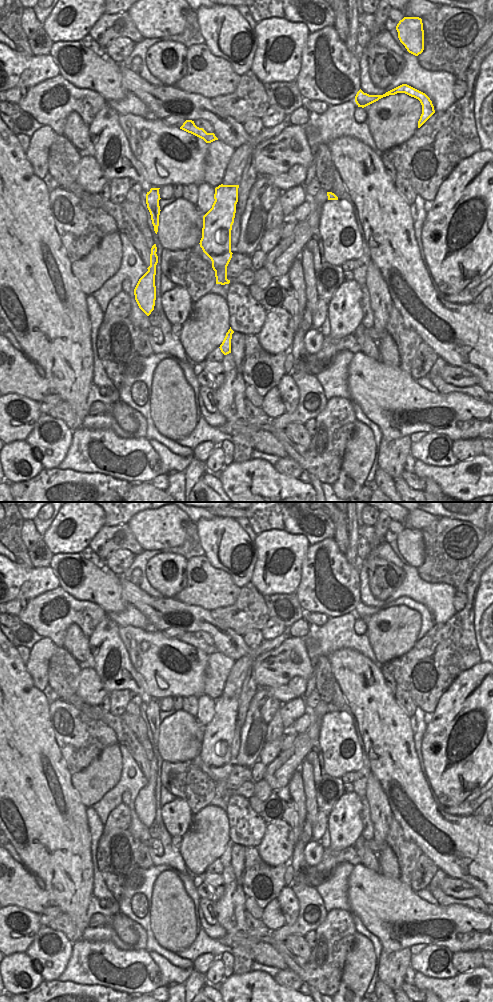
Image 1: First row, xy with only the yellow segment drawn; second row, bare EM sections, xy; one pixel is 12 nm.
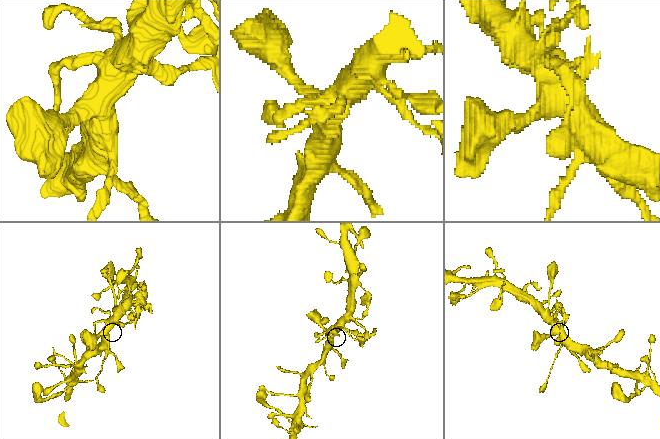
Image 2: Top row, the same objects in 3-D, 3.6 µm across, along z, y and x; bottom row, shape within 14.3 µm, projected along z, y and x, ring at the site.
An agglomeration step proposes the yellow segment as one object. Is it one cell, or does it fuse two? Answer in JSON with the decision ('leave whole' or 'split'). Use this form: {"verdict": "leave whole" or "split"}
{"verdict": "split"}

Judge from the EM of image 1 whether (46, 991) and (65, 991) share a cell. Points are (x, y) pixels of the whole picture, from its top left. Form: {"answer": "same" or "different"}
{"answer": "same"}

